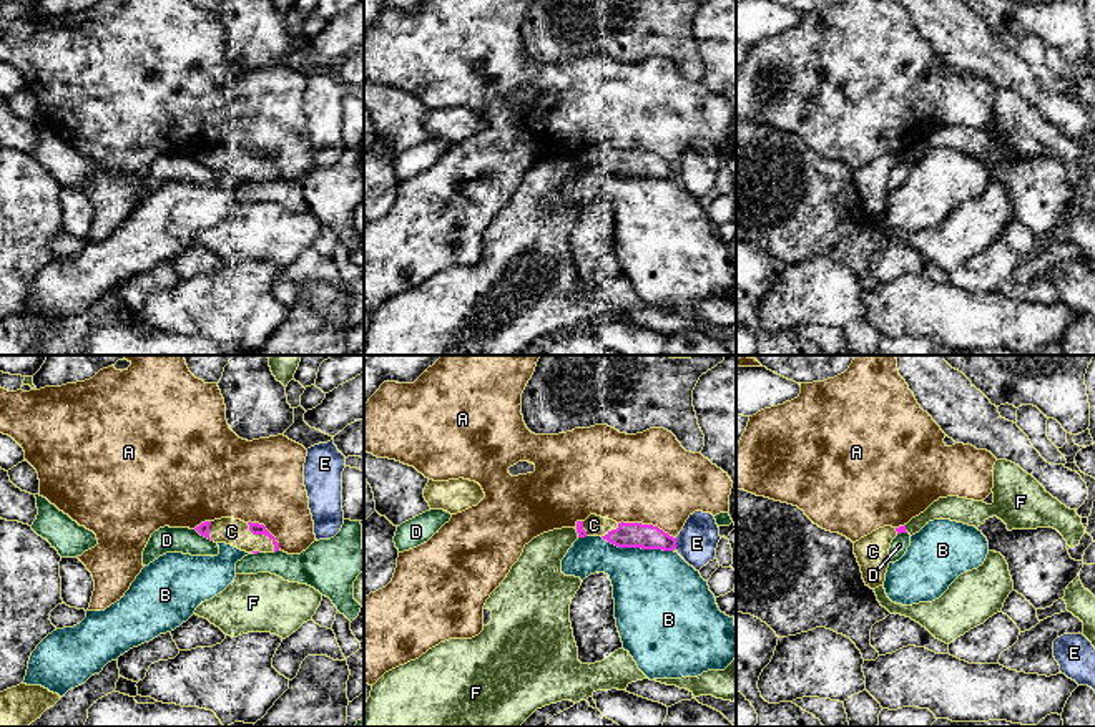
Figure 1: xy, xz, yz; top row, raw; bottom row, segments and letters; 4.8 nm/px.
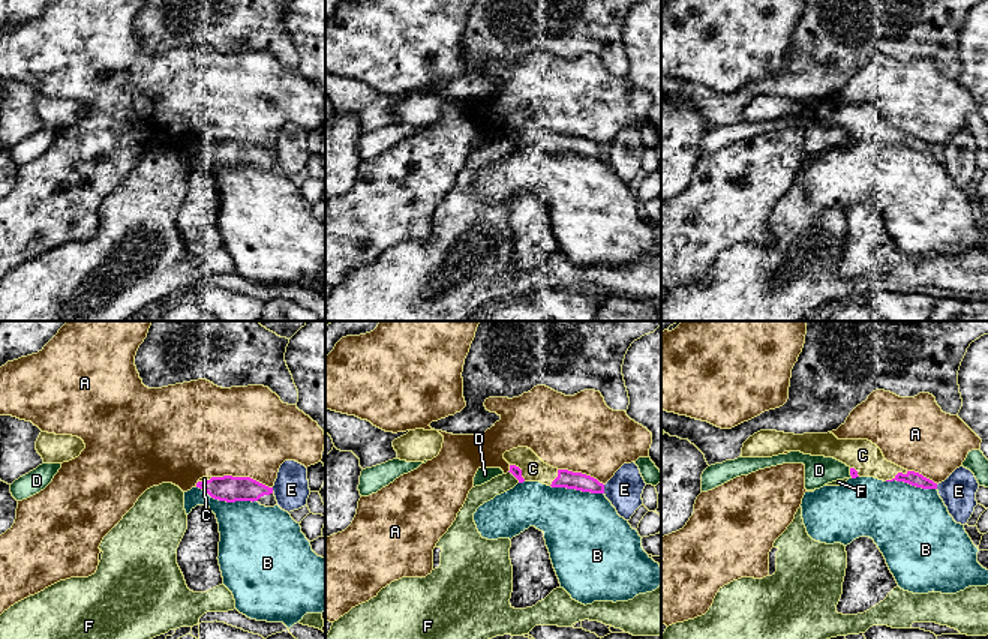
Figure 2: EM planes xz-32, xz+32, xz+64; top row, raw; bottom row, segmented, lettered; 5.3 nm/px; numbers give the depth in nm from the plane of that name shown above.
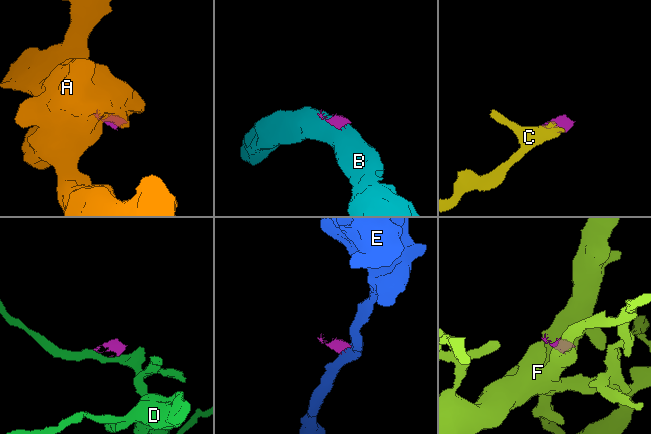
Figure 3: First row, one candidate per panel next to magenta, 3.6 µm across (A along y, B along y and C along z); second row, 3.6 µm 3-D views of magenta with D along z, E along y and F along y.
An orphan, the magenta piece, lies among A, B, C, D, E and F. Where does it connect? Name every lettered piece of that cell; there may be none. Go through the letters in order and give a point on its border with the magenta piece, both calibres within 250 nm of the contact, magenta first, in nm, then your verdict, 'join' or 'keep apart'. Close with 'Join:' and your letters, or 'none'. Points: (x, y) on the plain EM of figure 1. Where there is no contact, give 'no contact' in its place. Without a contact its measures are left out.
A: xz (647, 153) | 130/440 nm | keep apart
B: xz (637, 175) | 130/420 nm | keep apart
C: xy (263, 161) | 60/130 nm | join
D: xy (203, 163) | 60/130 nm | keep apart
E: xz (675, 171) | 130/200 nm | keep apart
F: xz (577, 160) | 50/200 nm | keep apart
Join: C

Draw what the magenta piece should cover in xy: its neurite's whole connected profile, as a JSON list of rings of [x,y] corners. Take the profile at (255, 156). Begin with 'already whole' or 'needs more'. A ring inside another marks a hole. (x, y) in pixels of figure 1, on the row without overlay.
needs more; [[[221,146],[214,149],[204,149],[194,156],[201,164],[214,169],[226,171],[246,181],[276,181],[279,171],[259,151],[244,151],[234,146]]]

